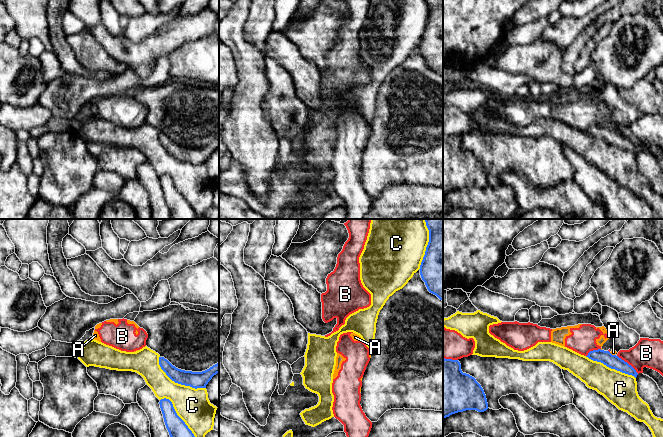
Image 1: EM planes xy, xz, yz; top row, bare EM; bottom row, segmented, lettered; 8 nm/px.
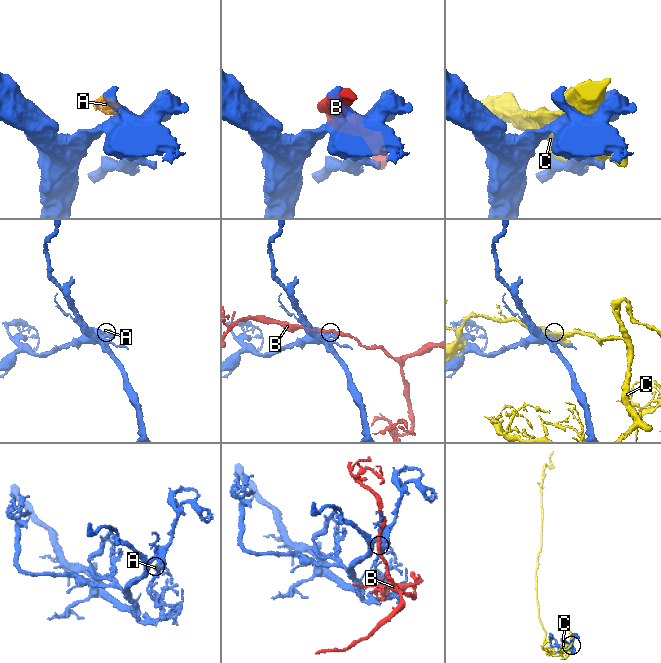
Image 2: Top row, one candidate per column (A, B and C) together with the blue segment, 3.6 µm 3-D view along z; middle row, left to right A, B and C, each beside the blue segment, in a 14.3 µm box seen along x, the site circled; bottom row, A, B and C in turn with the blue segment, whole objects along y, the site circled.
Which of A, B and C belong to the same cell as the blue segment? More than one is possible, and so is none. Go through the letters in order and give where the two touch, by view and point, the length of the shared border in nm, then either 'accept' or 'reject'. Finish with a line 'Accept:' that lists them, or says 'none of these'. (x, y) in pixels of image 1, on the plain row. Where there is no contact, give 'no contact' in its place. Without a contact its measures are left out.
A: meets blue in yz at (611, 130); contact 50 nm long; reject
B: meets blue in yz at (627, 139); contact 220 nm long; reject
C: meets blue in xy at (177, 158); contact 460 nm long; reject
Accept: none of these

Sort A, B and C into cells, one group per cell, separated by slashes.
A B / C

